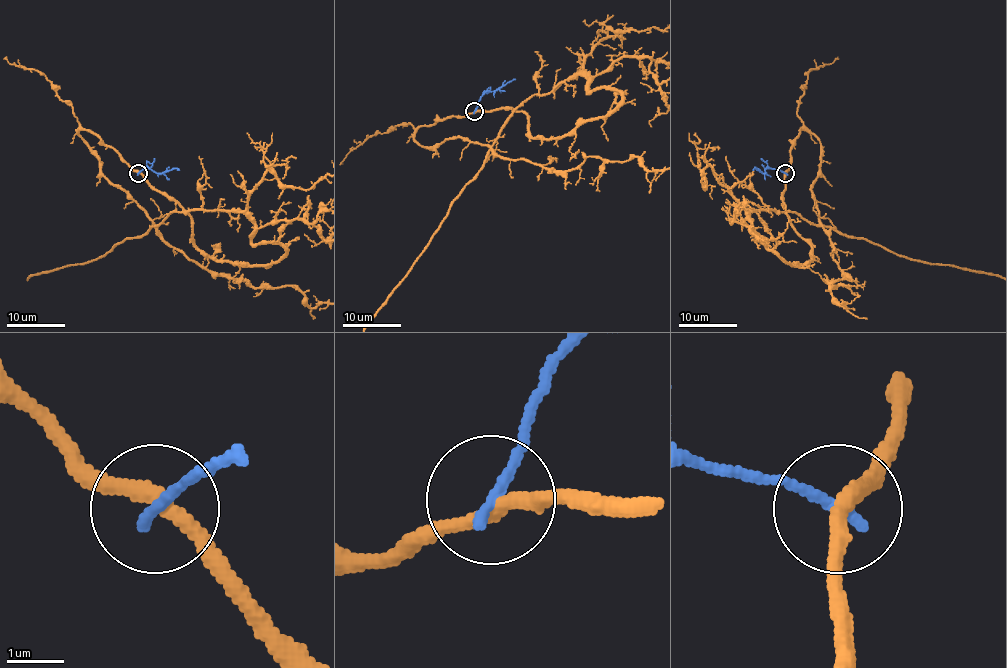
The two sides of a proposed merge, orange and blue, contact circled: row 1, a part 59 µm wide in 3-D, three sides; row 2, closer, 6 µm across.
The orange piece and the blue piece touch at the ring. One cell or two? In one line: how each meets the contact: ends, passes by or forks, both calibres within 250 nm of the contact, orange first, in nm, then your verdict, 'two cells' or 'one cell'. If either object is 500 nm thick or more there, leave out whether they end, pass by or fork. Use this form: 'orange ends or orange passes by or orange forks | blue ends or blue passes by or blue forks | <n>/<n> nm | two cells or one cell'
orange passes by | blue ends | 280/200 nm | two cells

